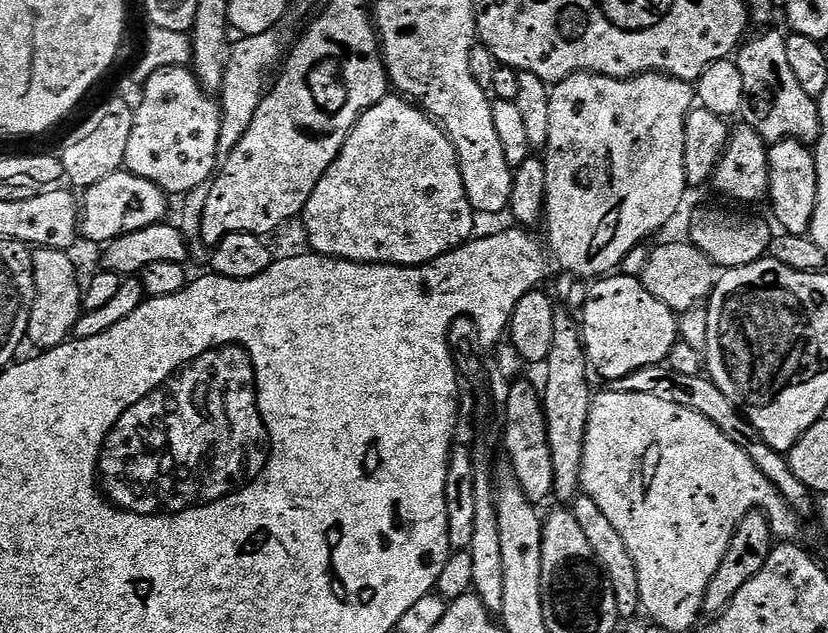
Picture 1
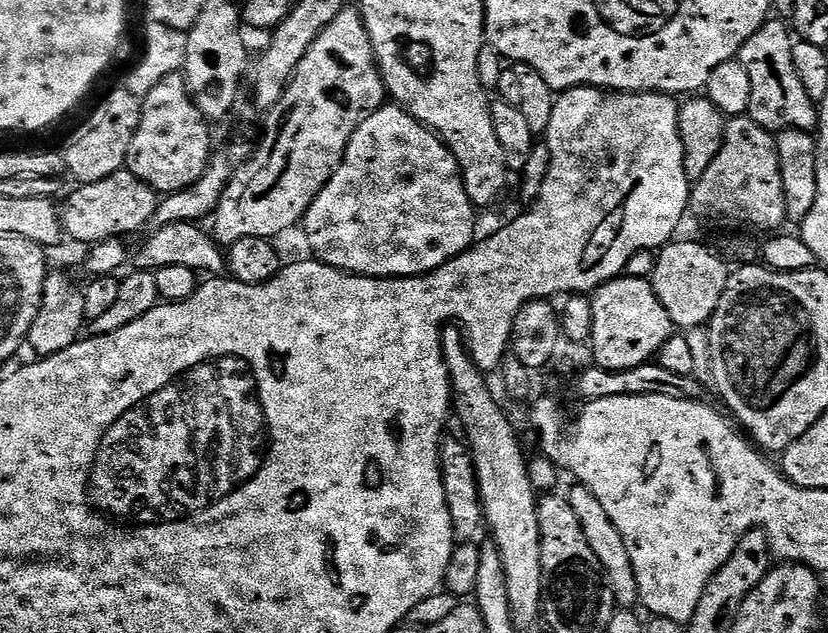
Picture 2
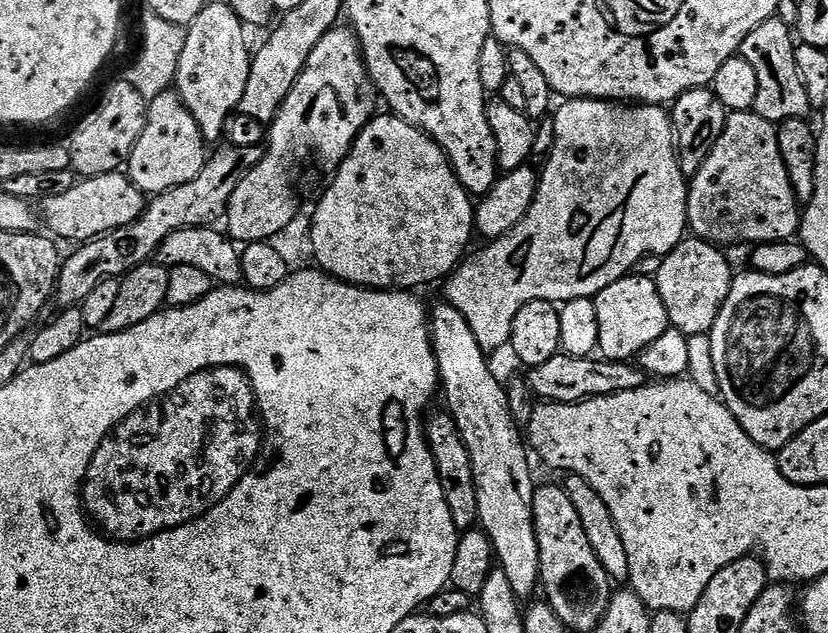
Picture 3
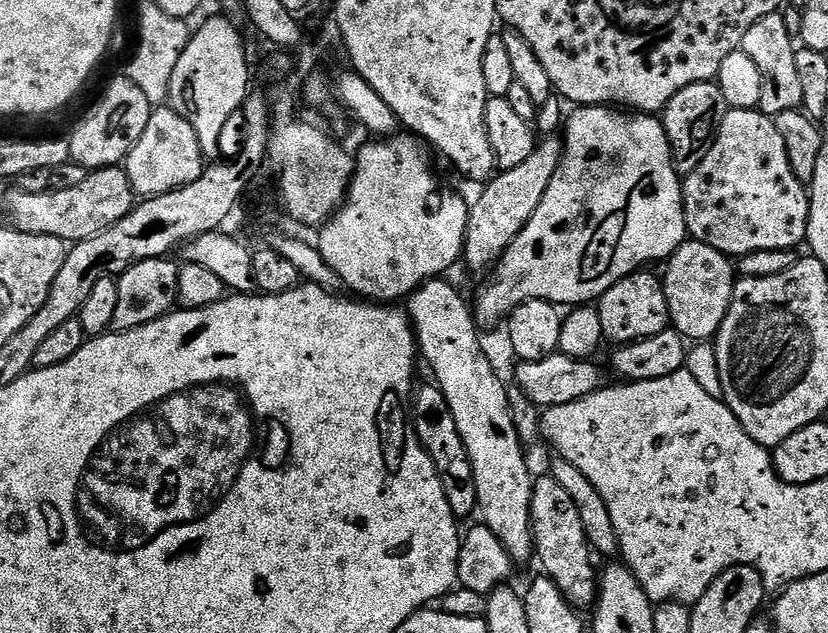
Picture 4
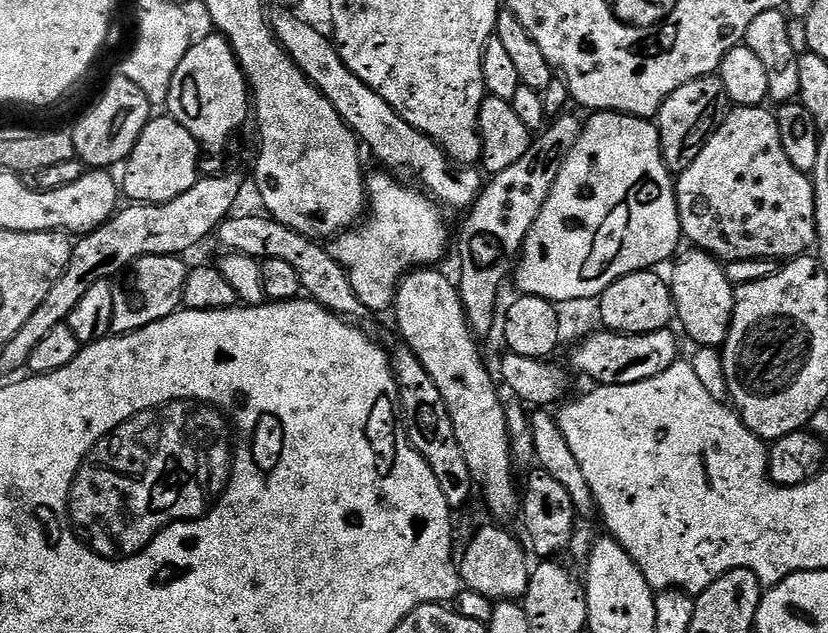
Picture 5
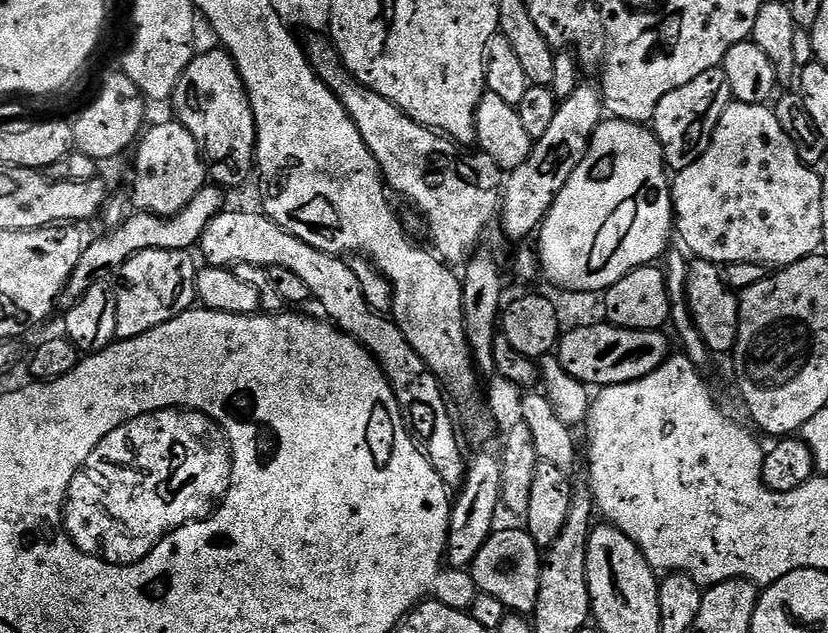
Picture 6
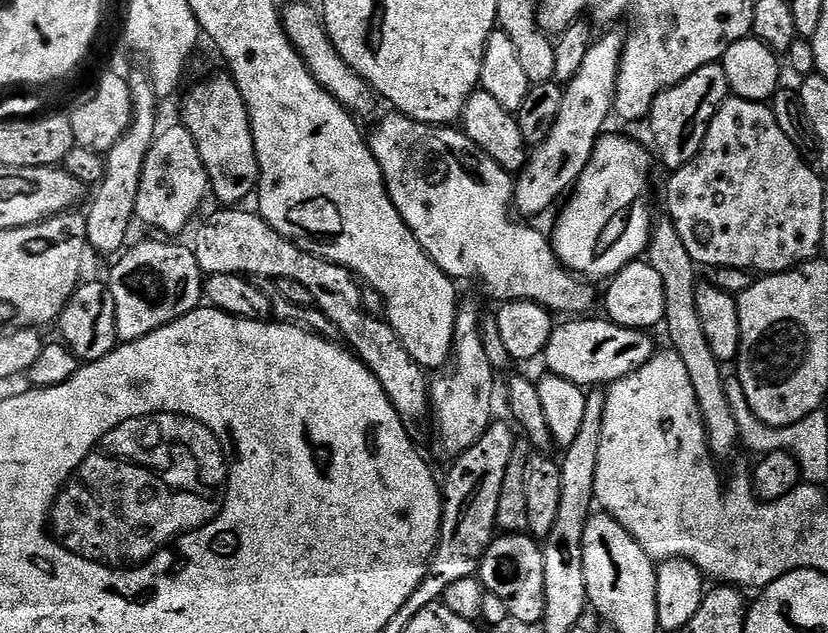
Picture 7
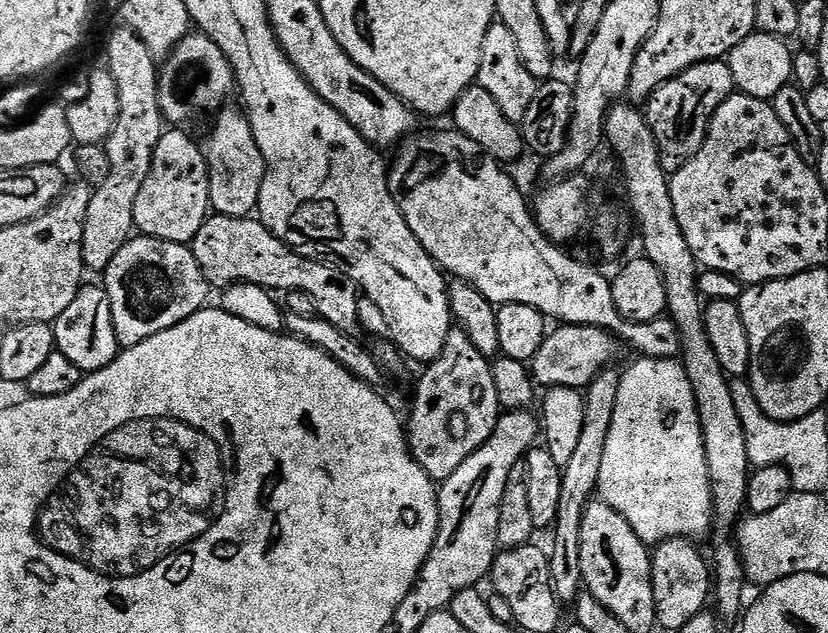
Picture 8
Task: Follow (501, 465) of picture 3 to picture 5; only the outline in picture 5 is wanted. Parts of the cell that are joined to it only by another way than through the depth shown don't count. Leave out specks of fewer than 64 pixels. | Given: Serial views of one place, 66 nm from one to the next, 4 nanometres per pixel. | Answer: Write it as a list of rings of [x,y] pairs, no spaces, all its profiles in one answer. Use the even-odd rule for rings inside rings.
[[[431,267],[413,270],[401,280],[394,305],[396,324],[400,327],[399,339],[407,344],[408,349],[418,358],[418,362],[426,366],[430,378],[434,378],[434,386],[438,386],[438,394],[442,394],[446,410],[450,410],[450,422],[454,422],[454,438],[458,438],[458,446],[462,454],[466,454],[466,466],[470,466],[479,491],[484,491],[484,500],[488,503],[489,510],[497,516],[495,519],[504,522],[507,516],[512,516],[515,512],[517,515],[522,508],[522,492],[518,487],[518,480],[516,484],[518,472],[512,462],[506,426],[506,404],[505,401],[500,401],[501,389],[494,376],[492,381],[492,376],[480,357],[480,348],[476,345],[479,343],[477,337],[472,335],[472,327],[468,325],[459,287],[453,281],[451,284],[442,273],[436,271],[440,270],[433,270]]]

